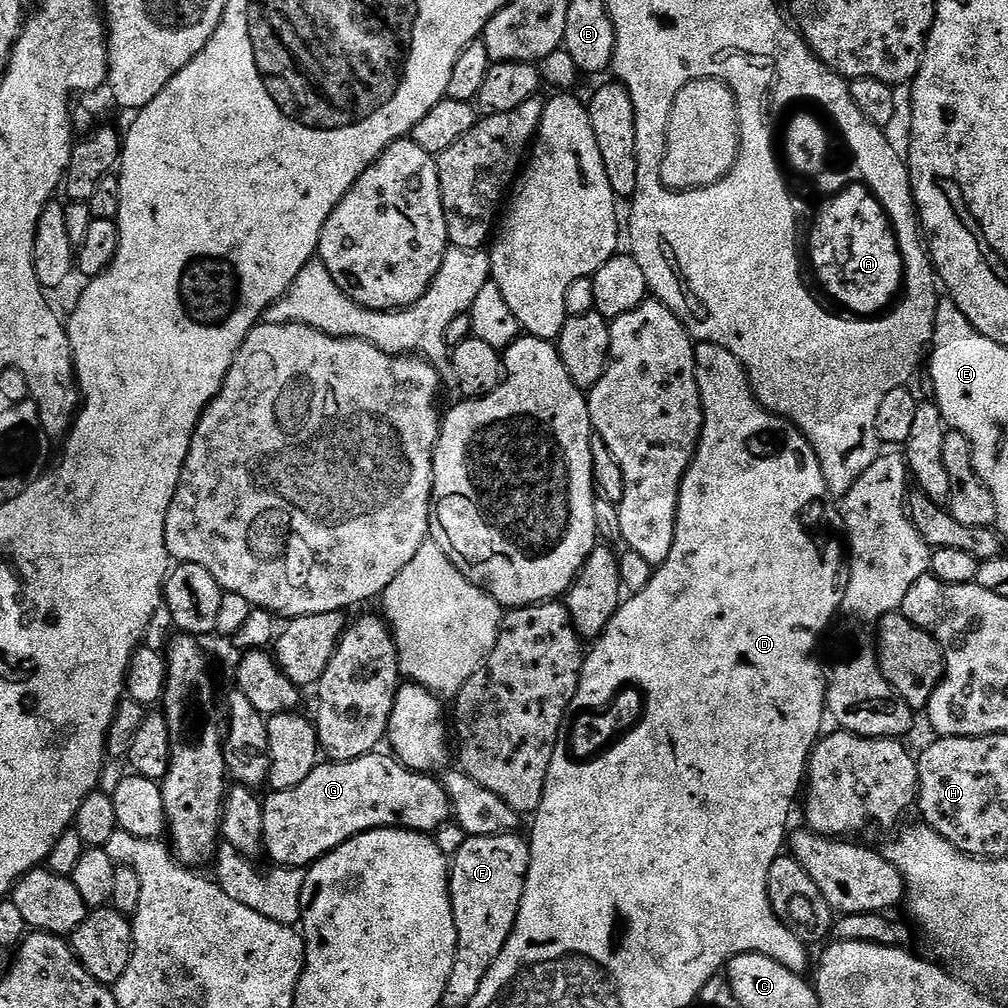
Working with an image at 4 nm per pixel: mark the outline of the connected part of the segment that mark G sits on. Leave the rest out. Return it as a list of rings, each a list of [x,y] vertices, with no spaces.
[[[377,750],[362,758],[354,758],[354,762],[317,763],[316,769],[306,774],[306,778],[298,782],[298,786],[285,792],[269,791],[268,797],[263,797],[264,852],[273,860],[273,865],[307,869],[321,856],[363,832],[375,828],[408,828],[411,832],[434,834],[443,824],[453,819],[450,798],[443,783],[435,775],[416,772],[407,768],[395,755],[383,756],[382,753],[383,751]]]

